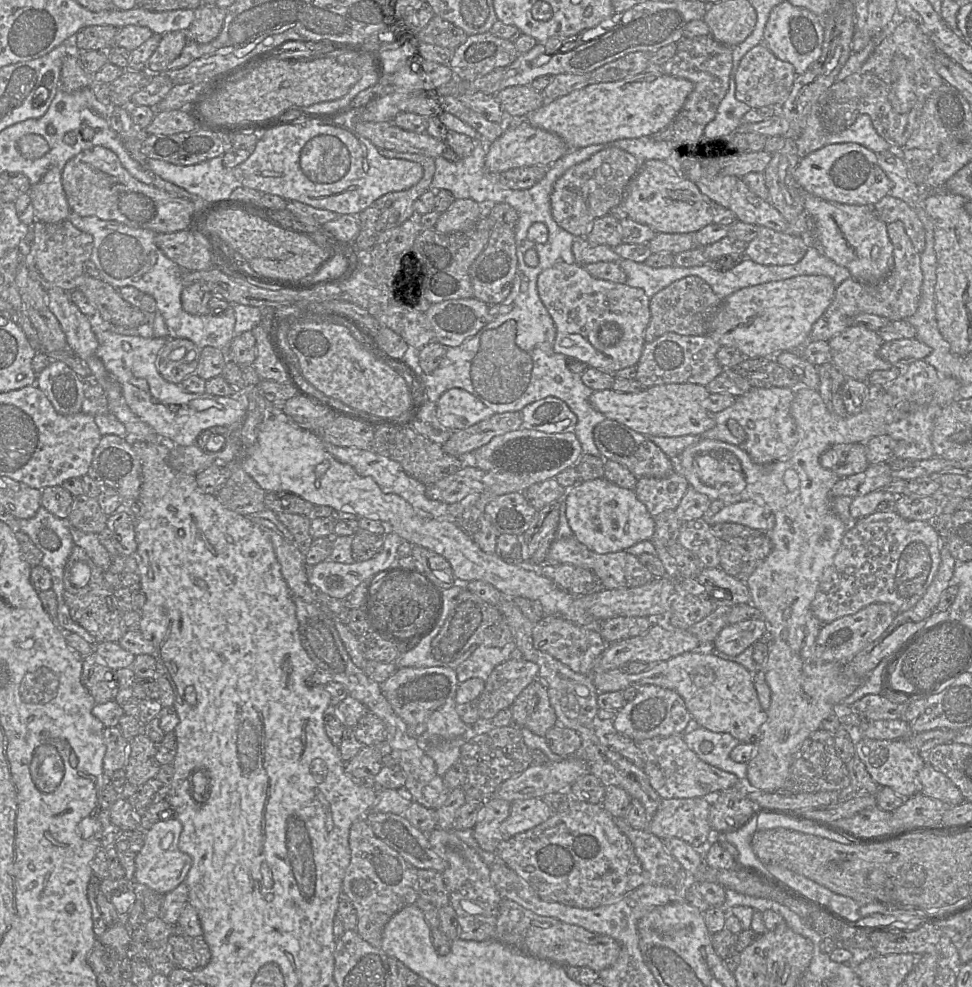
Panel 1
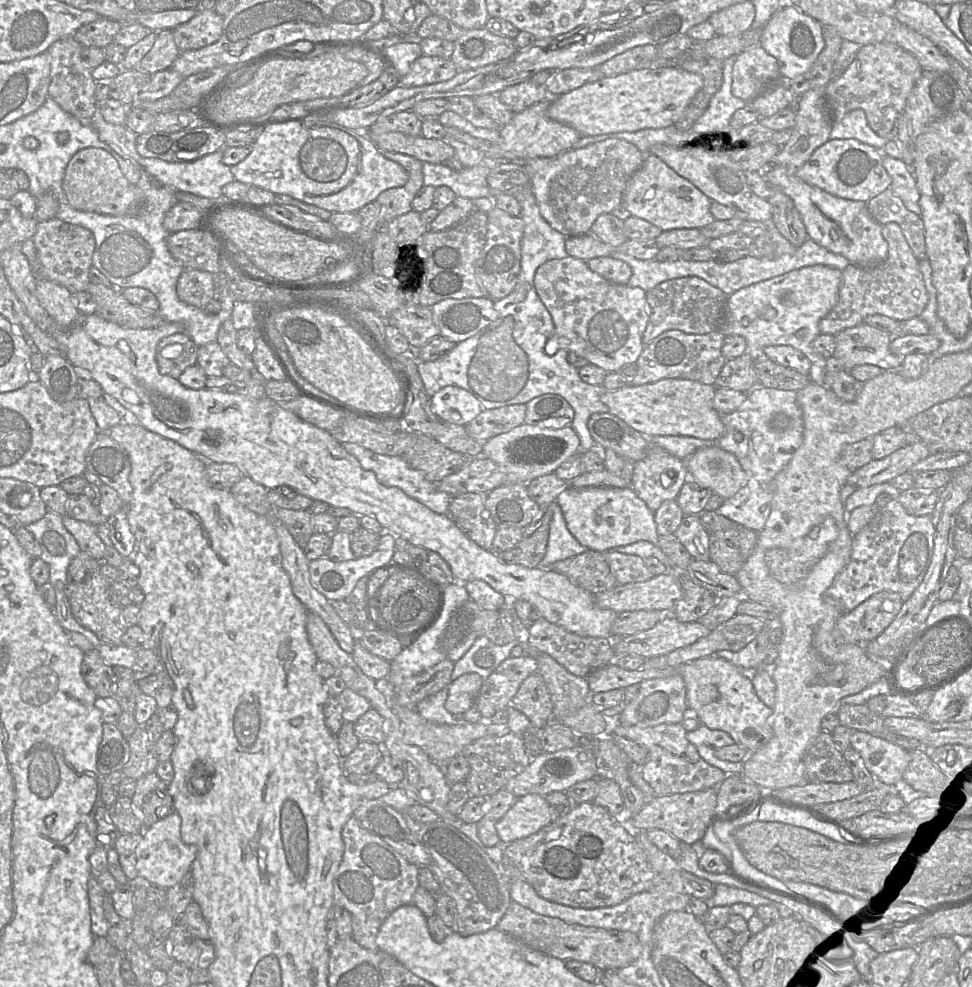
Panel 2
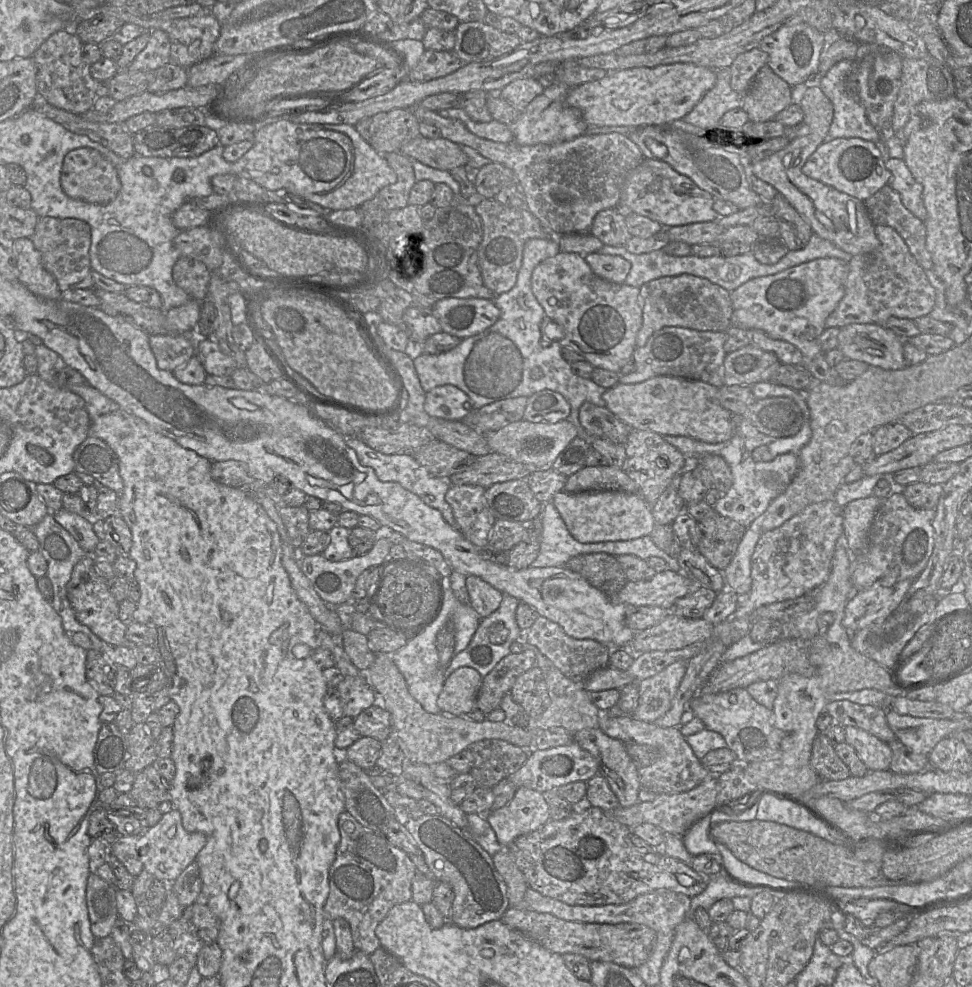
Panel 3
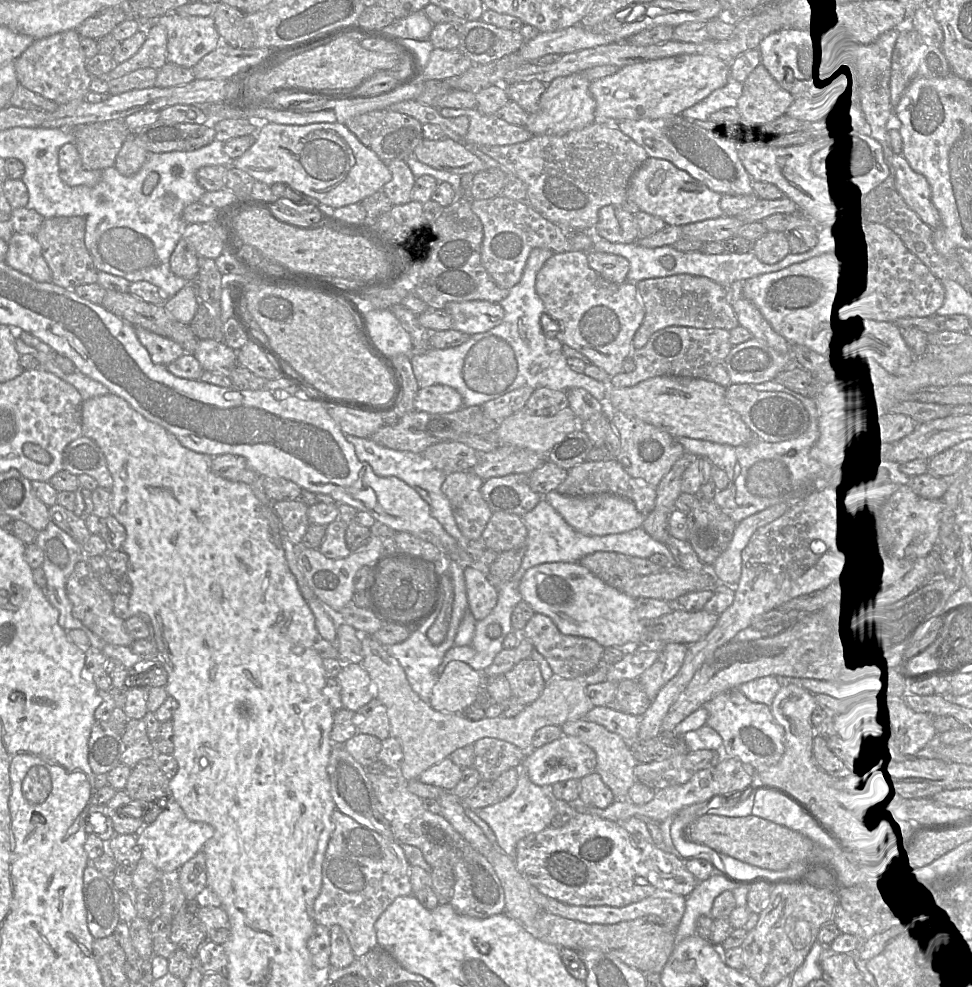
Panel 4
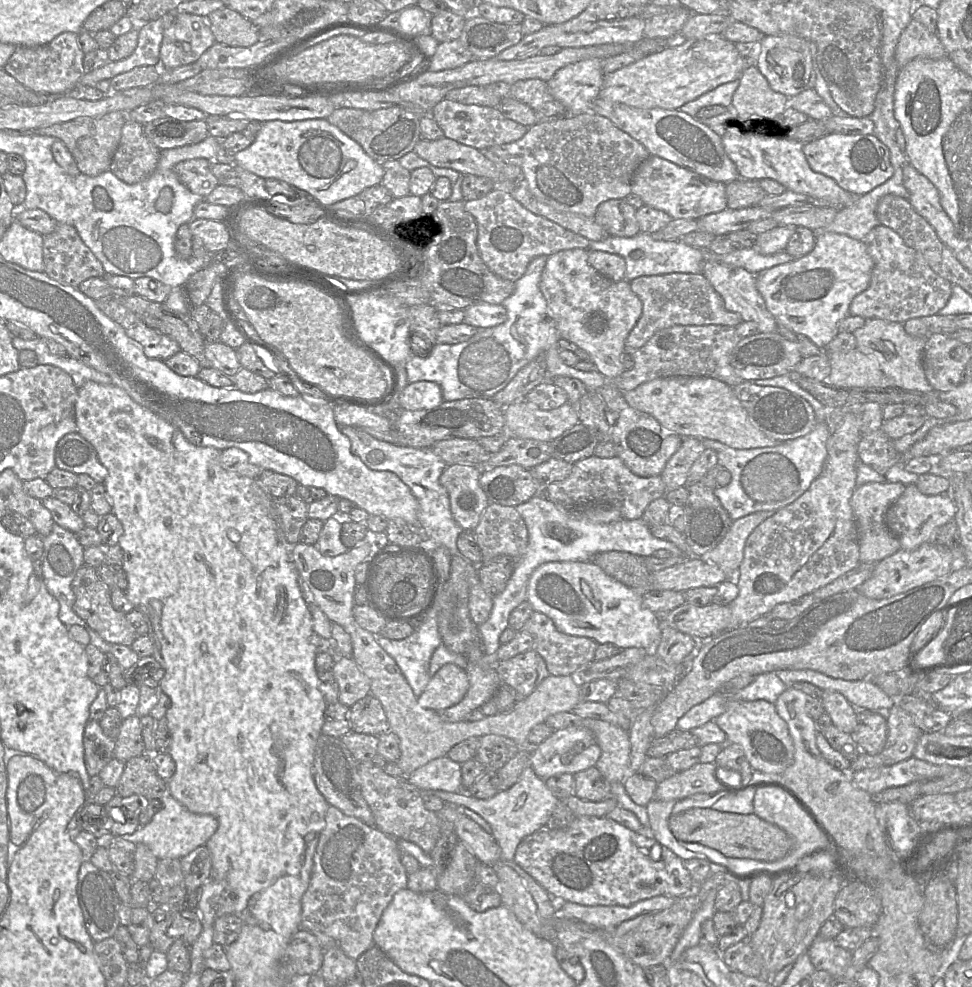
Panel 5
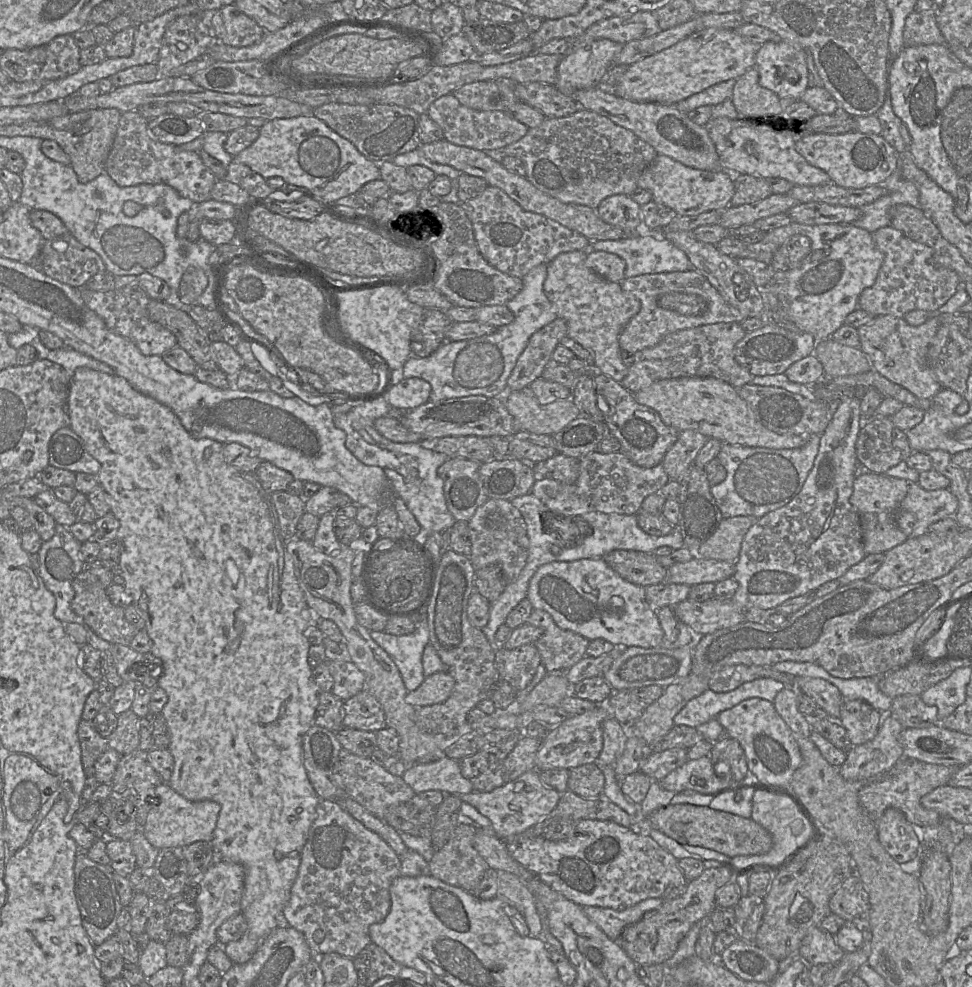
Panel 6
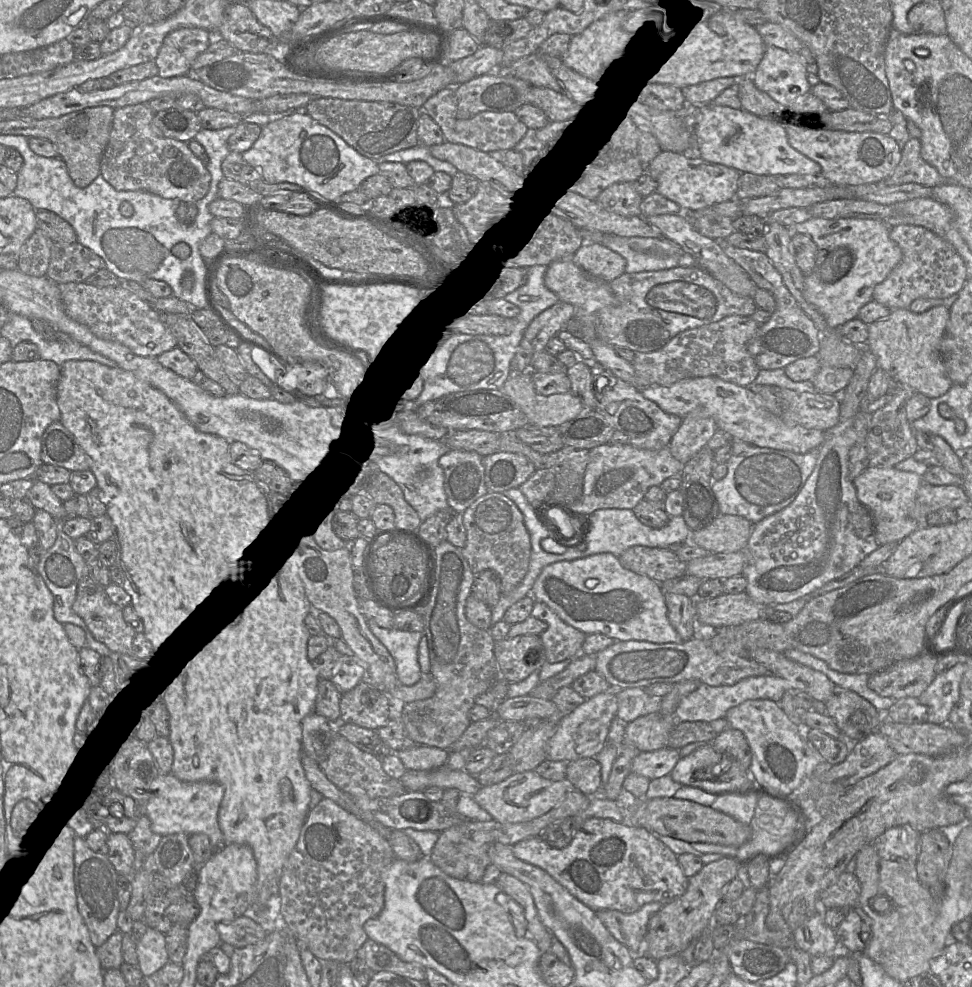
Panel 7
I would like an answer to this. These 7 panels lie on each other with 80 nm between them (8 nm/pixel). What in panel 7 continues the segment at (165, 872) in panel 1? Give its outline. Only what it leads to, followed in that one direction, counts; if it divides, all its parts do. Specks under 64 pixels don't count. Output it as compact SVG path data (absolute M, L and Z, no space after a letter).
M173 774L158 775L151 784L147 804L151 830L161 837L173 834L190 836L203 833L209 837L214 850L221 849L225 842L218 824L218 812L223 796L224 787L217 782L184 782Z

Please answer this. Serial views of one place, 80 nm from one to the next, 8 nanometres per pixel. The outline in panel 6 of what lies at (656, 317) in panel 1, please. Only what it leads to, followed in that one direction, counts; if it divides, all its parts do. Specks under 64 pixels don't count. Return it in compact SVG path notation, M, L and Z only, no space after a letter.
M695 269L626 277L620 285L624 292L634 295L641 303L640 311L630 319L619 335L620 348L633 354L657 345L668 334L679 330L715 323L742 323L747 319L738 309L729 305L708 279Z

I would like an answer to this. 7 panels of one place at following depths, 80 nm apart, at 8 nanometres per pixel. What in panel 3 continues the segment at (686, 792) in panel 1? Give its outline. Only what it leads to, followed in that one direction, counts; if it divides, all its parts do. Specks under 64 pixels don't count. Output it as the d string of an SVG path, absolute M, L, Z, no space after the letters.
M607 711L599 712L599 728L608 736L623 743L651 745L660 750L660 758L652 764L638 768L642 787L658 794L675 794L689 791L712 775L693 752L679 727L661 727L656 723L638 720L632 715L611 716Z

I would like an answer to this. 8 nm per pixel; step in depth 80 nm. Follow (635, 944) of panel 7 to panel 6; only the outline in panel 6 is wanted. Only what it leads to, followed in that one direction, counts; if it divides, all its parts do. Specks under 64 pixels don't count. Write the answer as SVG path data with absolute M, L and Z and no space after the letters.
M649 898L625 909L611 909L598 906L584 906L583 911L611 939L620 939L624 930L659 909L662 898Z

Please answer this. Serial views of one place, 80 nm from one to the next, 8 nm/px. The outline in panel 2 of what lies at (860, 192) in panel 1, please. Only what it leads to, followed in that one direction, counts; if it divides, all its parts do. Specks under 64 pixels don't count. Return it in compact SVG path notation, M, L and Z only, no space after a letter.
M829 139L817 148L808 161L801 166L798 178L834 196L868 202L890 188L892 178L882 165L883 154L875 147L856 139Z

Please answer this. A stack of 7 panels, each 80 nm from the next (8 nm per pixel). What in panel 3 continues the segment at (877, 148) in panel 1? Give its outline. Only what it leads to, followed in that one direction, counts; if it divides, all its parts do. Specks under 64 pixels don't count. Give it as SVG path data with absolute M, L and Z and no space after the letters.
M841 60L821 80L819 87L834 109L828 138L861 138L878 143L879 131L869 122L864 107L849 89L854 64L854 60Z

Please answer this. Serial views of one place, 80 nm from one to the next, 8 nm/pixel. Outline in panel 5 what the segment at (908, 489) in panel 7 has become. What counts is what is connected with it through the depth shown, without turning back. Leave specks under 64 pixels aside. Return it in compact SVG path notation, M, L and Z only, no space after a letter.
M887 481L869 482L855 488L850 505L858 527L860 563L878 563L901 549L899 540L889 531L885 523L885 513L905 488L906 485L901 482Z

